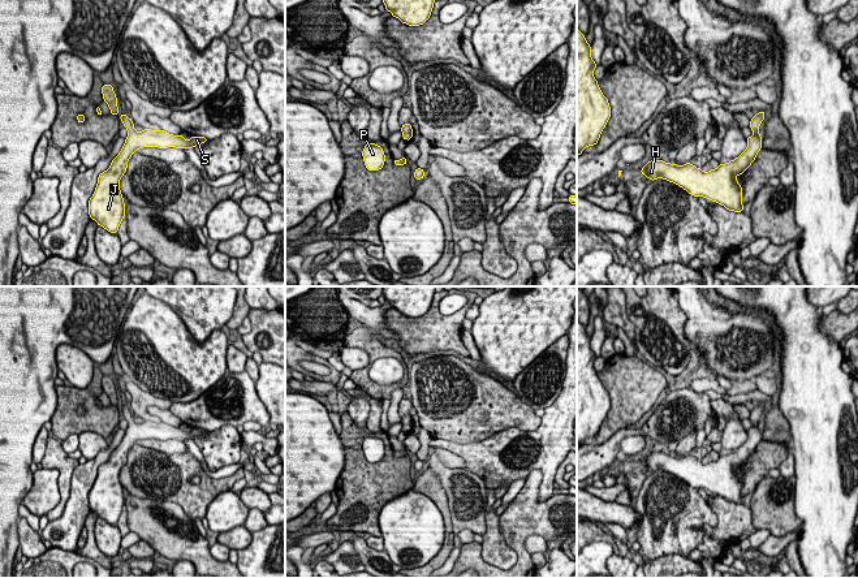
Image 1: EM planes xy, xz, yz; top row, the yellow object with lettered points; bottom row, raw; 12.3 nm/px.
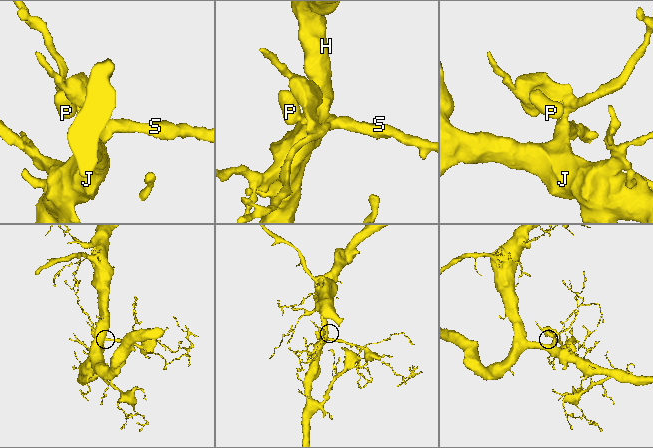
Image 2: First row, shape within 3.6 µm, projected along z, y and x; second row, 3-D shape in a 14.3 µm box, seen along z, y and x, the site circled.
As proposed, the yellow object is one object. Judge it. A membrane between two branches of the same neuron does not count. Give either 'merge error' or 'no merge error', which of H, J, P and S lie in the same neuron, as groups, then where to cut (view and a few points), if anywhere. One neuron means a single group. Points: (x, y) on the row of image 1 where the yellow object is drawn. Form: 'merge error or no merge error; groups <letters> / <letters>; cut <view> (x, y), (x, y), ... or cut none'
no merge error; groups H J P S; cut none

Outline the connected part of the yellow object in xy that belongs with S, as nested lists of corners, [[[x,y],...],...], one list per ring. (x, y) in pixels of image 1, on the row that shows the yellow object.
[[[128,115],[120,116],[124,126],[128,129],[128,137],[118,155],[112,160],[109,168],[99,174],[98,184],[92,197],[89,200],[90,219],[95,220],[99,227],[103,227],[111,233],[117,233],[118,227],[125,216],[125,203],[120,191],[120,178],[128,168],[128,161],[131,155],[143,147],[159,148],[194,148],[197,144],[203,144],[208,139],[204,137],[193,137],[186,141],[184,135],[173,135],[164,130],[145,129],[134,130],[133,120]]]

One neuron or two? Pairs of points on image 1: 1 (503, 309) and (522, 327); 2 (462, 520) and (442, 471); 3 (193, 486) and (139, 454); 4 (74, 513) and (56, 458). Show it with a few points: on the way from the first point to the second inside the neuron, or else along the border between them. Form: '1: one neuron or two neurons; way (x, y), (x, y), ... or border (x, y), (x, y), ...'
1: one neuron; way (508, 314), (517, 323)
2: one neuron; way (462, 508), (462, 492), (453, 483)
3: one neuron; way (180, 478), (168, 478), (152, 462)
4: two neurons; border (77, 466), (65, 508), (51, 521)

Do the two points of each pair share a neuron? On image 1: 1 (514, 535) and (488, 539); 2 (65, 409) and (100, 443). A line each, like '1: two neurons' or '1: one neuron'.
1: two neurons
2: two neurons

